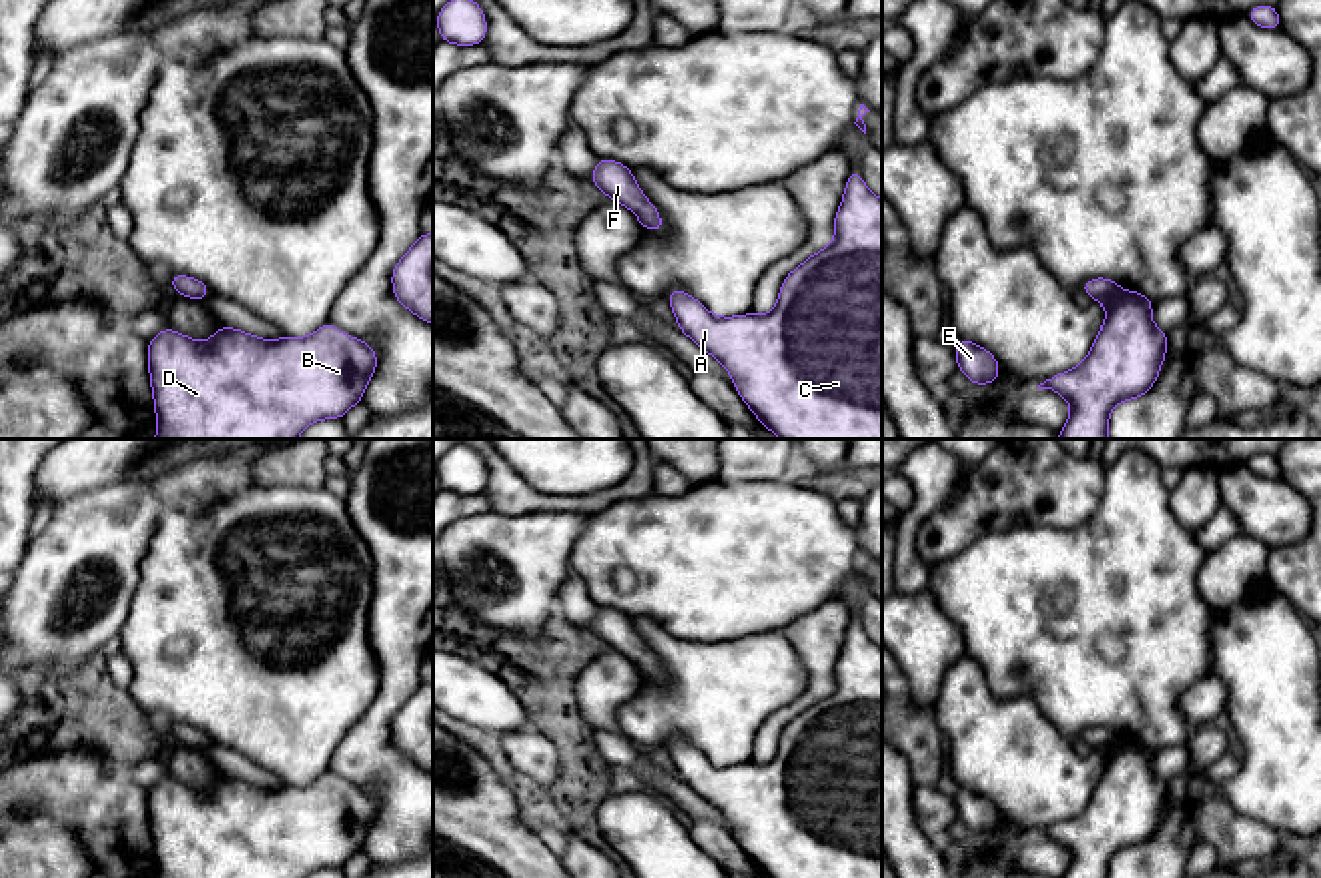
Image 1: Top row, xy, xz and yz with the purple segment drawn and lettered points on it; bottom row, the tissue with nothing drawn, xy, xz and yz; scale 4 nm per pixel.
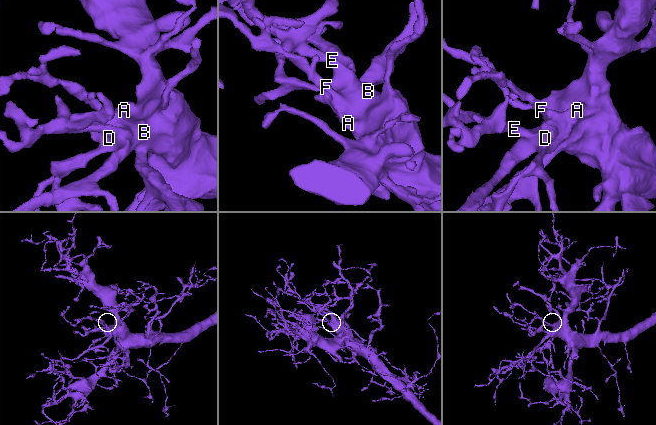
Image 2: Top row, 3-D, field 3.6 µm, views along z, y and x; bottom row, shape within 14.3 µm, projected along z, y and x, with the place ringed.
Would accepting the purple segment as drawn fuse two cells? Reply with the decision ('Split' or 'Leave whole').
Leave whole

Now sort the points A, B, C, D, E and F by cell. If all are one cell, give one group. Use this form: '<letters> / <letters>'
A B C D E F

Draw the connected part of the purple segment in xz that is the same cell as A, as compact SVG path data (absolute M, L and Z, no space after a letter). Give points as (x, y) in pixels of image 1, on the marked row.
M852 168L834 218L834 241L786 275L768 315L718 317L682 289L666 295L678 329L718 359L734 389L780 439L882 439L882 200Z

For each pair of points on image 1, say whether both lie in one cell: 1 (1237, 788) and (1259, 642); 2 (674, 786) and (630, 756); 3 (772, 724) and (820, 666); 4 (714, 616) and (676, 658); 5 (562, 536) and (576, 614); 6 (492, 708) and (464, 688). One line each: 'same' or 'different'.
1: same
2: same
3: same
4: different
5: different
6: same

